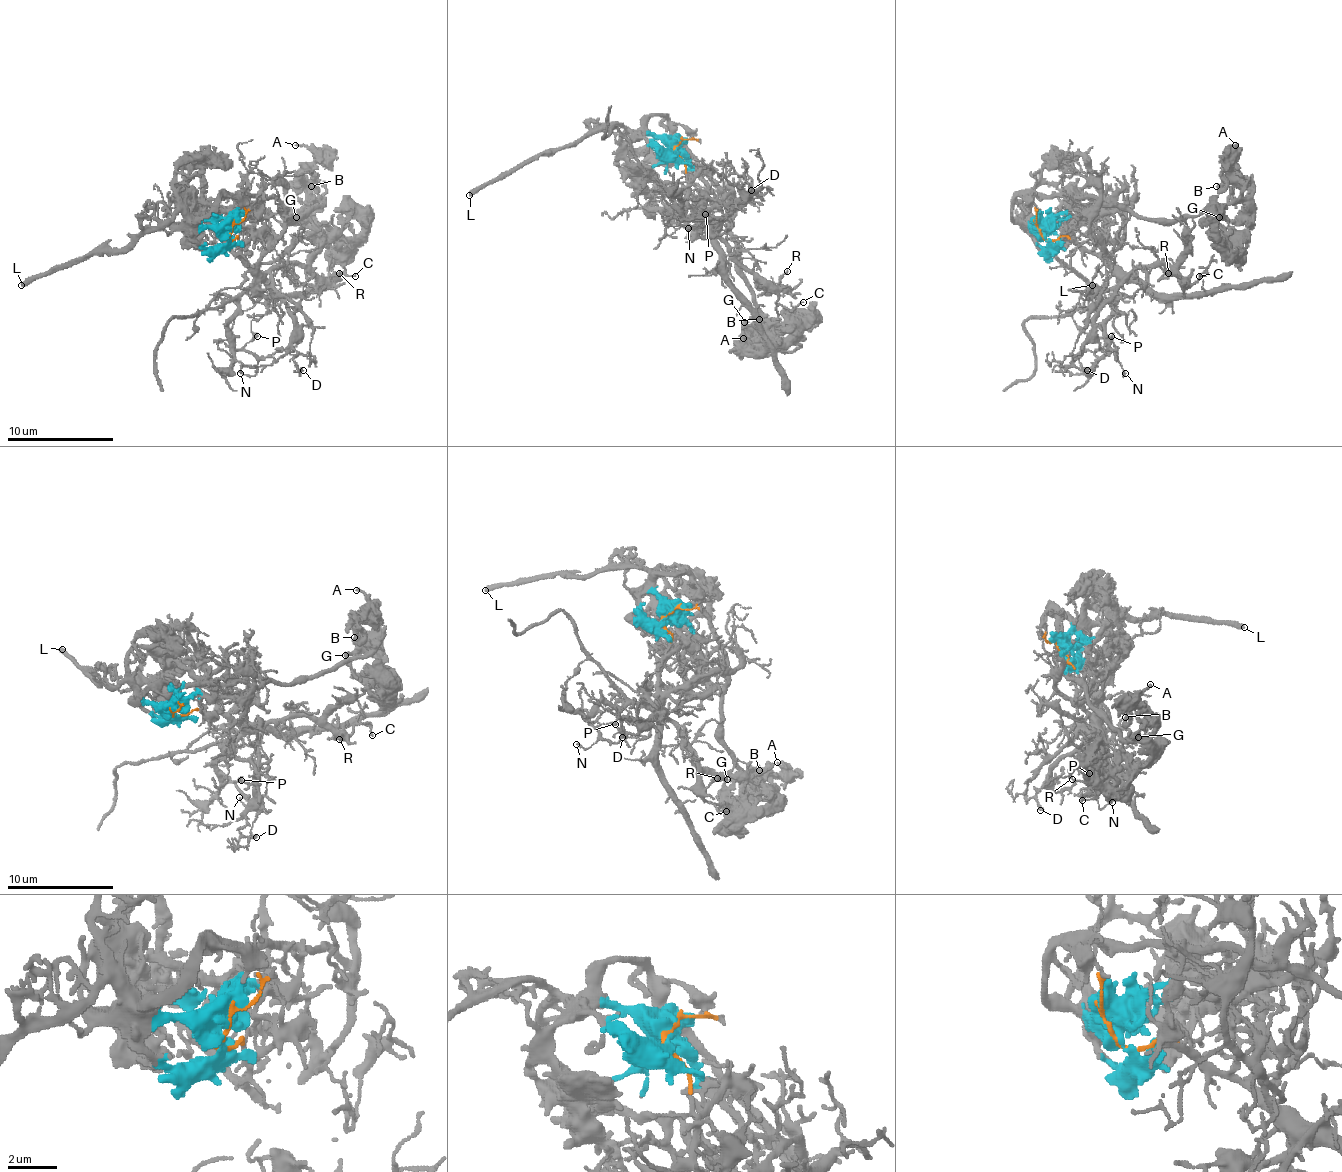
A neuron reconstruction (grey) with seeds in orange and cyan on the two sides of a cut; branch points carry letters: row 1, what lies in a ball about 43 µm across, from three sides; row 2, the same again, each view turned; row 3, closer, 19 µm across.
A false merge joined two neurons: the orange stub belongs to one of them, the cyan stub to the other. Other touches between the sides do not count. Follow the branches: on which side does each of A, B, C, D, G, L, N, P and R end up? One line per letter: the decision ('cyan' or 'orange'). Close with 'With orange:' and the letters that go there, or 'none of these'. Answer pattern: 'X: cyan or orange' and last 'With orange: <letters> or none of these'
A: cyan
B: cyan
C: orange
D: orange
G: cyan
L: cyan
N: orange
P: orange
R: orange
With orange: C, D, N, P, R

